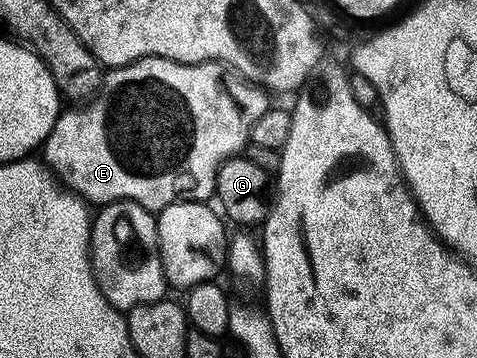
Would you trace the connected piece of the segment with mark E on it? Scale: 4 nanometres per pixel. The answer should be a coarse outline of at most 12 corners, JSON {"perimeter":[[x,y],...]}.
{"perimeter":[[143,57],[42,161],[96,207],[207,202],[269,94]]}

